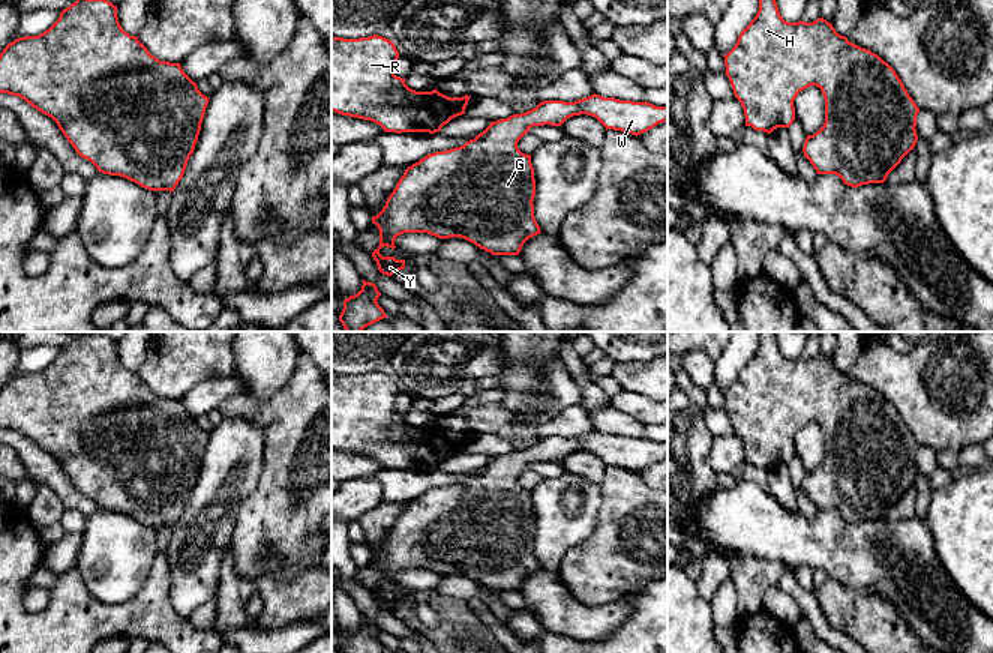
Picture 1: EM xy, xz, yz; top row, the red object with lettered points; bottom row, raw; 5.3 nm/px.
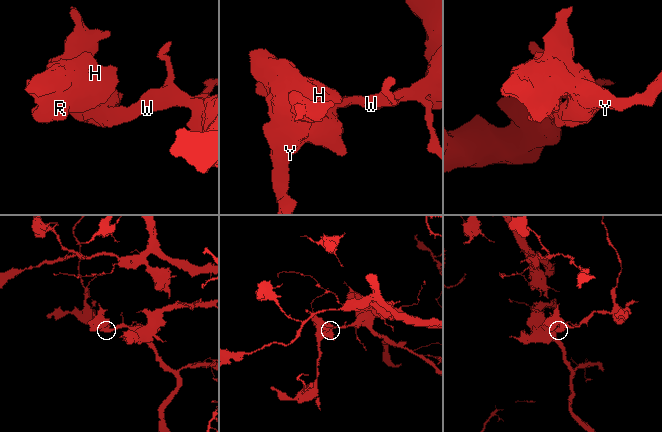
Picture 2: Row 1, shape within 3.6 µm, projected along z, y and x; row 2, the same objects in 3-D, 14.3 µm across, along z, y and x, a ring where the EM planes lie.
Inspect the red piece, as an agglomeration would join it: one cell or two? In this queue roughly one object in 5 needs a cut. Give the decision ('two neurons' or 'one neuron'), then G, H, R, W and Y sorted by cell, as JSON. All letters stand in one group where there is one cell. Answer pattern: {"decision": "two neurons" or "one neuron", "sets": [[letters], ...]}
{"decision": "one neuron", "sets": [["G", "H", "R", "W", "Y"]]}

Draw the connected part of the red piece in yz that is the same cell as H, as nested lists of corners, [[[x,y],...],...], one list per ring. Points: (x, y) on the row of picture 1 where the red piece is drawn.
[[[759,0],[759,11],[741,32],[735,47],[726,54],[726,77],[735,98],[741,102],[746,126],[771,134],[777,128],[789,128],[795,120],[794,101],[810,86],[820,89],[825,99],[825,123],[804,141],[804,156],[818,174],[836,174],[844,185],[858,188],[884,183],[888,174],[914,150],[916,116],[920,108],[909,96],[896,71],[870,50],[861,48],[836,32],[831,23],[818,18],[813,23],[788,23],[782,18],[776,0]]]

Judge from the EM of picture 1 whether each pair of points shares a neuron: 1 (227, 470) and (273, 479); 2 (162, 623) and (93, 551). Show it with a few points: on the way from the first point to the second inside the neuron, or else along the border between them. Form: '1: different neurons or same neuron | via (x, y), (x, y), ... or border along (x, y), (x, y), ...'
1: different neurons | border along (264, 442), (264, 466), (260, 482), (240, 505)
2: different neurons | border along (152, 562), (132, 598), (101, 602)

